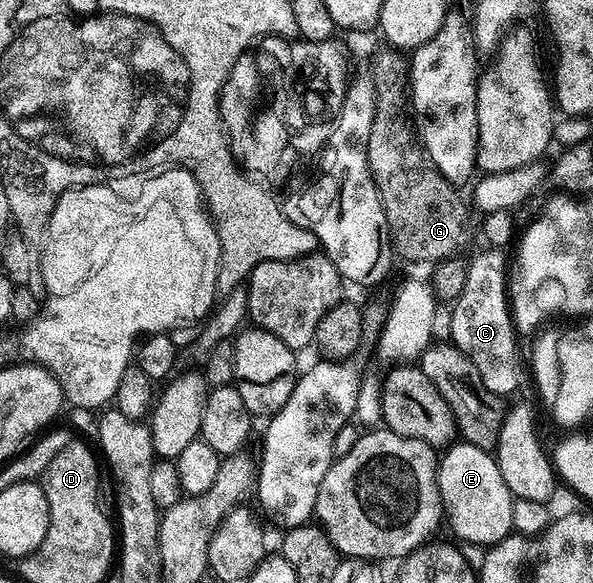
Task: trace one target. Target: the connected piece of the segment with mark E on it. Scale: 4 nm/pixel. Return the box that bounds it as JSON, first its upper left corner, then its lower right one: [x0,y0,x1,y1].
[438,442,515,546]

